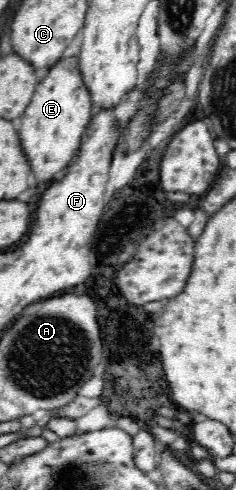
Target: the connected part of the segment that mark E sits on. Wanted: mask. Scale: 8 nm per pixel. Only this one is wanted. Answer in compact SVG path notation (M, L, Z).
M76 57L58 59L46 76L38 81L34 95L24 111L20 123L22 149L32 165L32 173L38 181L52 181L60 177L78 153L82 135L92 117L91 93L83 83L79 62Z

